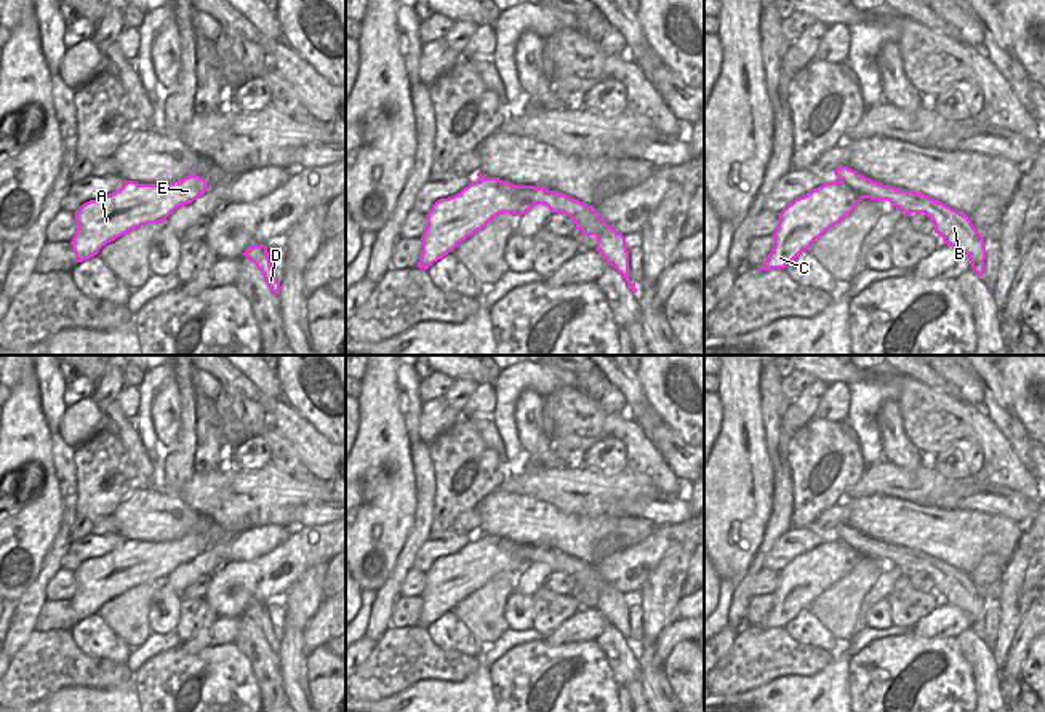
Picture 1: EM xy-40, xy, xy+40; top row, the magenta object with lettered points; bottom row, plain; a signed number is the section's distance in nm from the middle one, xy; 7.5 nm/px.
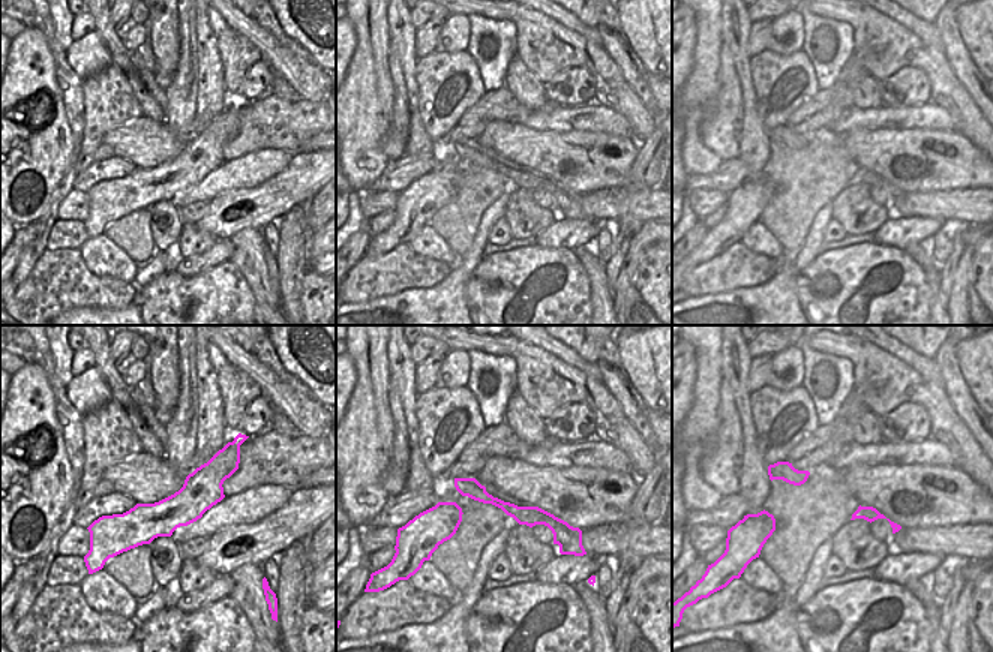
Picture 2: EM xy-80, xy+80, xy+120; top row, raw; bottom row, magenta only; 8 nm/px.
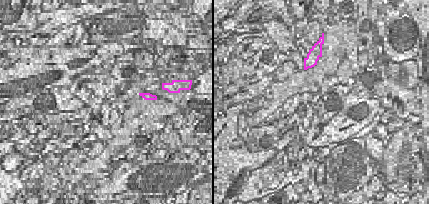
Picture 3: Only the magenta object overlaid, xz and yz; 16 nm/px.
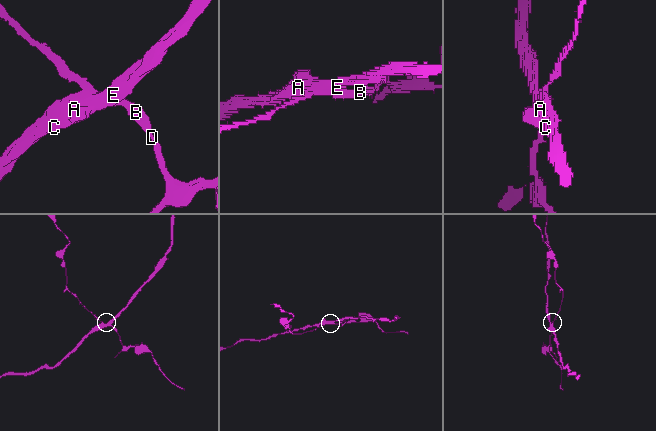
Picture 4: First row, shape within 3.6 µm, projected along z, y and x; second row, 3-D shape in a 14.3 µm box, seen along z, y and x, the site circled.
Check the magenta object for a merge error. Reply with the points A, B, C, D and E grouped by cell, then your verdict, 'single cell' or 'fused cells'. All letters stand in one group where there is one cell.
groups A C E / B D; fused cells

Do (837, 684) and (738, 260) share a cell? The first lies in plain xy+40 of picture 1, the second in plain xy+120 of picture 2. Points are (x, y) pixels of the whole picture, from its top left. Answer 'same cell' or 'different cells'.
different cells

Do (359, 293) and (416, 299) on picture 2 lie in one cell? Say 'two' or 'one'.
two

